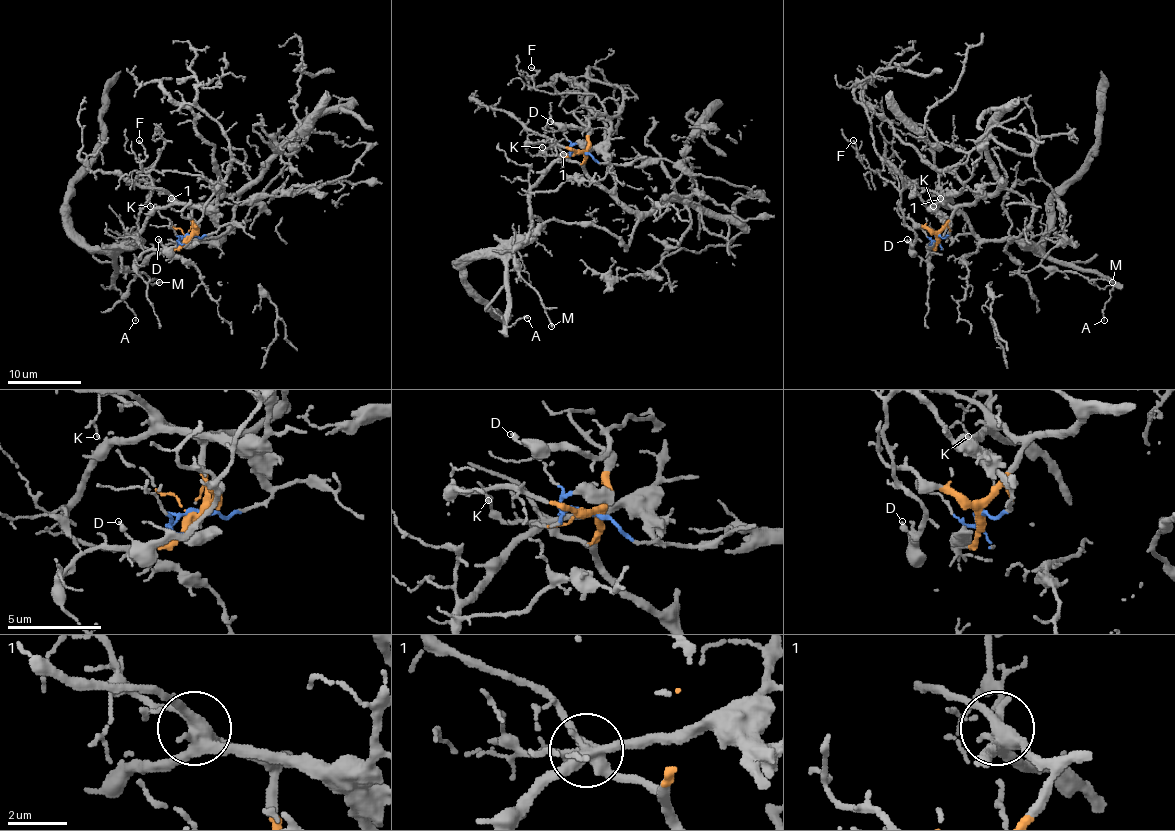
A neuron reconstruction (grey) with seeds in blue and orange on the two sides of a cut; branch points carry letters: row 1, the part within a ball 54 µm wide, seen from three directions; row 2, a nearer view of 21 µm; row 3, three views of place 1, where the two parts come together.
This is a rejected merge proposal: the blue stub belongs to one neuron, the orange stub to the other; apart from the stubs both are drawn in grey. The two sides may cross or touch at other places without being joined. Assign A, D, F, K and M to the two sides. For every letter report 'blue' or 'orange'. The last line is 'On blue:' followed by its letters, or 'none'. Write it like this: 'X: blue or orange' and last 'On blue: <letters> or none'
A: blue
D: blue
F: blue
K: blue
M: blue
On blue: A, D, F, K, M

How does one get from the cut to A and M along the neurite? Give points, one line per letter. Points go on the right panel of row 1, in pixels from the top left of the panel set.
A: (937, 236), (950, 225), (935, 210), (952, 206), (983, 240), (1026, 240), (1096, 269), (1112, 284), (1103, 321)
M: (937, 236), (944, 238), (950, 225), (935, 210), (952, 206), (983, 240), (1026, 240), (1046, 267), (1112, 282)

